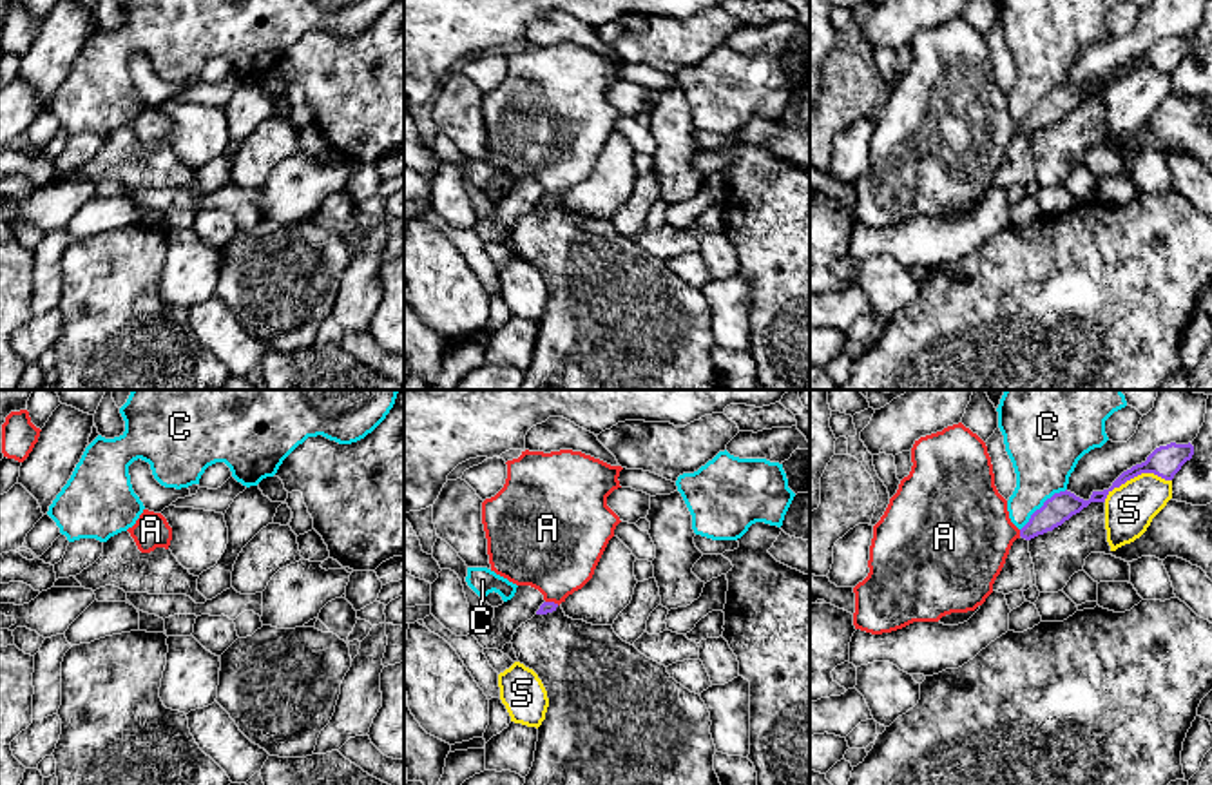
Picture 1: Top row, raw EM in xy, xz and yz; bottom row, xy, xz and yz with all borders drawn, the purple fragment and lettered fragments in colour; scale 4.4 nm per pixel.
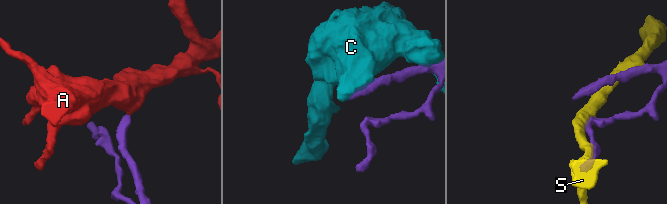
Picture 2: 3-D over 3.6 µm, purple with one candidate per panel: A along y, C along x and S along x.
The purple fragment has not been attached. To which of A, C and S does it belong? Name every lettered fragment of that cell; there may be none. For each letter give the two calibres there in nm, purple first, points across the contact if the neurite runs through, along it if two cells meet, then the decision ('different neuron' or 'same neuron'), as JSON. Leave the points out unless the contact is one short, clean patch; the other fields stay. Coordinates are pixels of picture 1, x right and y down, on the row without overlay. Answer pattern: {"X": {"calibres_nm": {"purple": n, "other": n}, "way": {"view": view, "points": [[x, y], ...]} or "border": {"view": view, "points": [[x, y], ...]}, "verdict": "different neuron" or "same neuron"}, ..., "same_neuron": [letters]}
{"A": {"calibres_nm": {"purple": 120, "other": 420}, "way": {"view": "yz", "points": [[1060, 100], [1031, 124], [1020, 127], [964, 127]]}, "verdict": "same neuron"}, "C": {"calibres_nm": {"purple": 120, "other": 300}, "verdict": "different neuron"}, "S": {"calibres_nm": {"purple": 140, "other": 220}, "verdict": "different neuron"}, "same_neuron": ["A"]}

